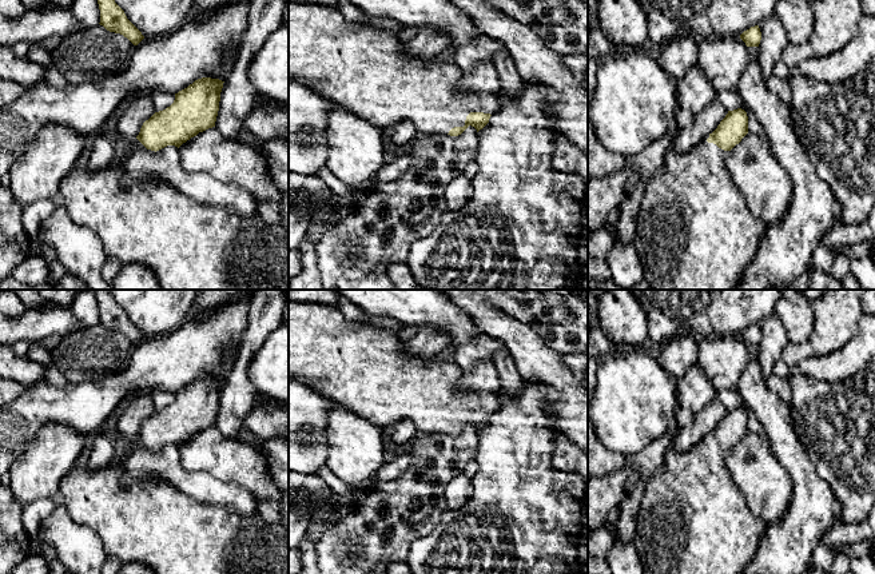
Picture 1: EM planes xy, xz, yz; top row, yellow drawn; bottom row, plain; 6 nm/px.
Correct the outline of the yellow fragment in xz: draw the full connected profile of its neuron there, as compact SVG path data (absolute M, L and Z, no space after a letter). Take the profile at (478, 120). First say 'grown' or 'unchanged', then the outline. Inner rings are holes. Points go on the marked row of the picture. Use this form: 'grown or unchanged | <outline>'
grown | M289 1L289 79L346 107L379 128L393 127L398 121L406 120L414 125L417 132L426 135L458 136L469 125L478 132L500 108L500 99L497 95L460 92L457 84L464 75L464 71L448 56L434 60L410 57L395 32L349 21L334 7Z

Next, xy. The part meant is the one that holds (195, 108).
unchanged | M202 77L175 93L174 103L146 120L136 139L151 151L183 143L215 127L223 83Z

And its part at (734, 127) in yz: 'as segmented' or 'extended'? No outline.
extended

